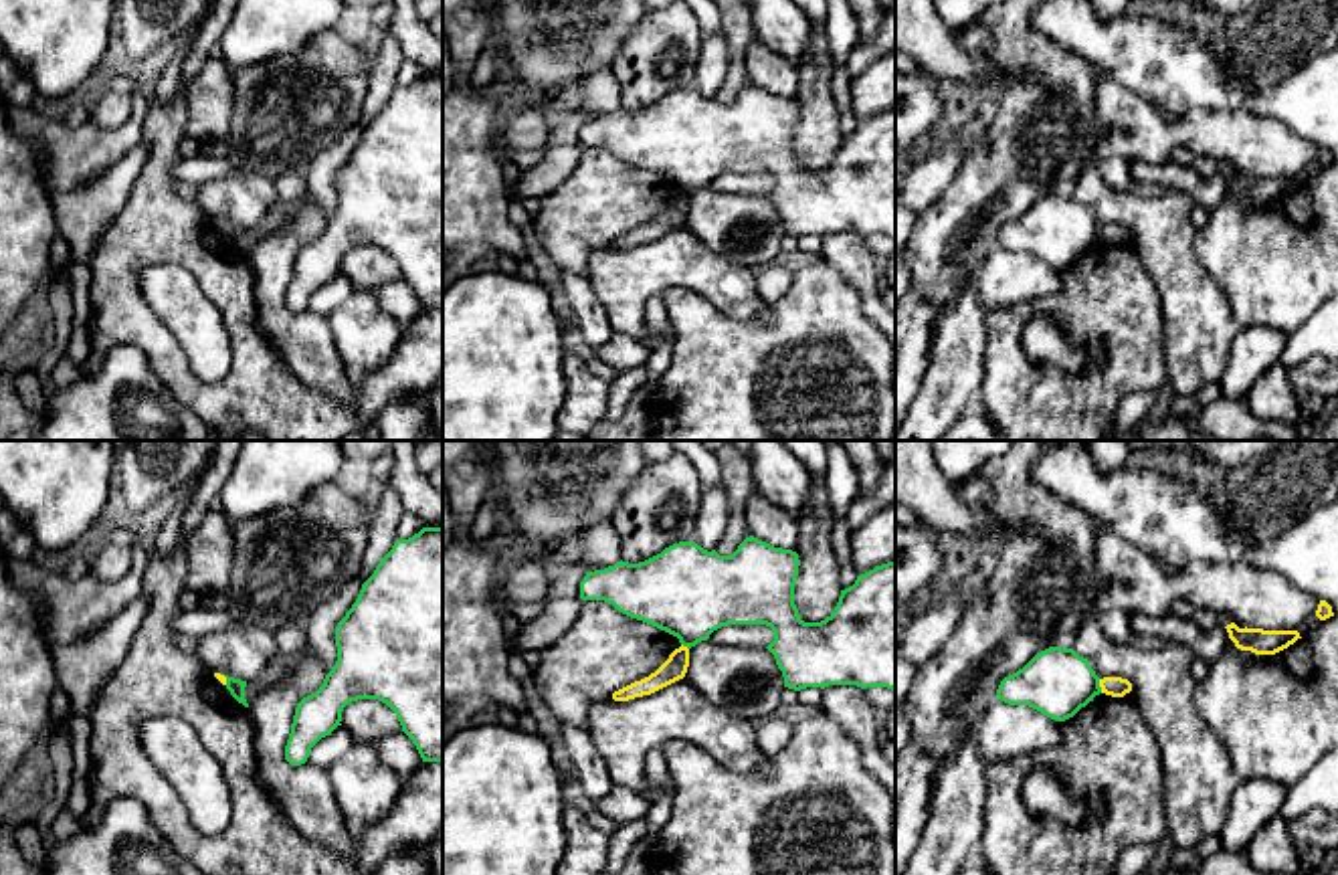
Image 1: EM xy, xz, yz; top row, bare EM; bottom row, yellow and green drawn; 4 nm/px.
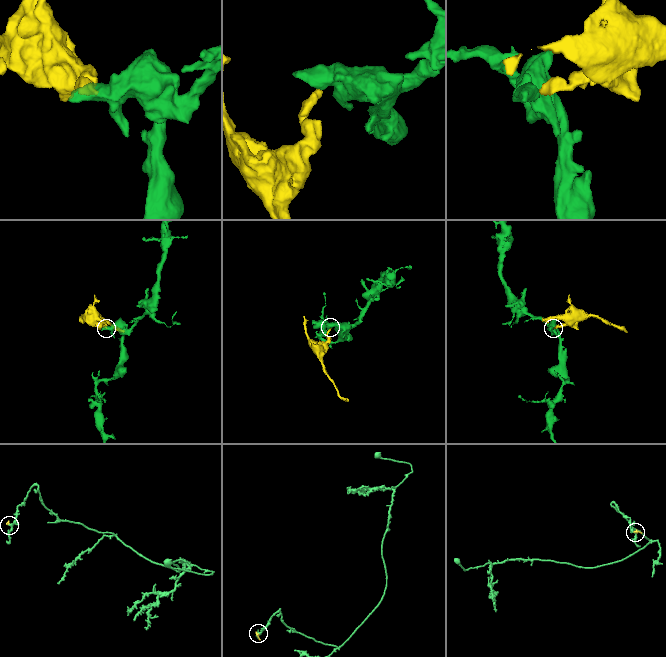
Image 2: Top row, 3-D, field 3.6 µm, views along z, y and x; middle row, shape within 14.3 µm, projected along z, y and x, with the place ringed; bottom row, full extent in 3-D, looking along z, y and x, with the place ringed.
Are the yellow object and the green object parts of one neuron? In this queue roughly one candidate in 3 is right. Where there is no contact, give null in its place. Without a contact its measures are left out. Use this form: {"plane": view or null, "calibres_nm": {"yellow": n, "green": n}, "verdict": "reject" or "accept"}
{"plane": "yz", "calibres_nm": {"yellow": 80, "green": 280}, "verdict": "reject"}

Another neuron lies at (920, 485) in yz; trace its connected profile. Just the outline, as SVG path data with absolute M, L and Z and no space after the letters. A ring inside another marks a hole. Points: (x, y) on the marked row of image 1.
M895 441L895 503L916 511L932 531L986 536L994 548L1002 536L990 503L968 503L960 483L938 467L930 441Z

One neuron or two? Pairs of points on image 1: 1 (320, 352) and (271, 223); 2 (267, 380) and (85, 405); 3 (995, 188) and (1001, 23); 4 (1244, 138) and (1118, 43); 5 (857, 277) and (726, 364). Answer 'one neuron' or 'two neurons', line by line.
1: two neurons
2: two neurons
3: one neuron
4: two neurons
5: two neurons

